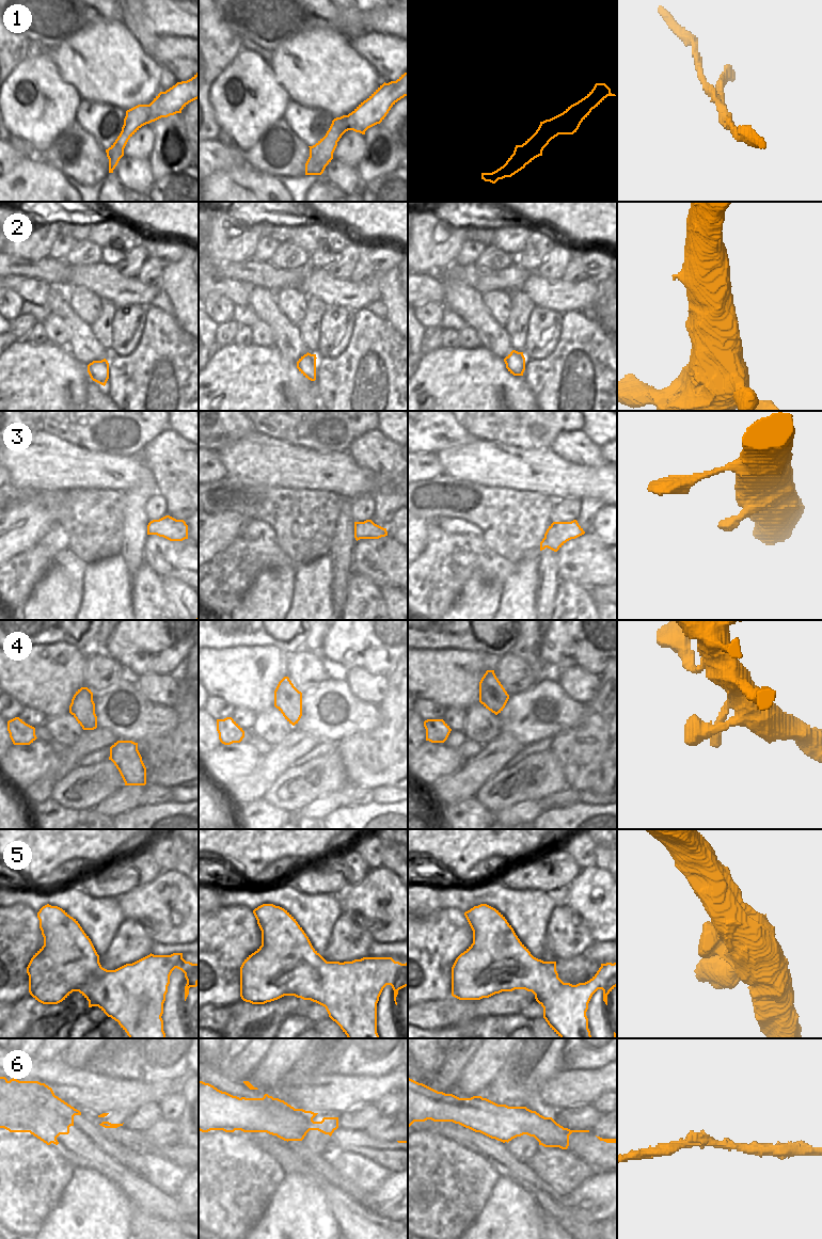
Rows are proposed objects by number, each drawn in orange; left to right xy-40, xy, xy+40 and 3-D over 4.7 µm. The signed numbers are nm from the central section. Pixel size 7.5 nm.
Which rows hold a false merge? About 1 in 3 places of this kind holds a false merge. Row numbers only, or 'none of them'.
1.

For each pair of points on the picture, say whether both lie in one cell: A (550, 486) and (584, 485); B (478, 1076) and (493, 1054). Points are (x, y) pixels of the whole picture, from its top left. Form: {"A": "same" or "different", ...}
{"A": "same", "B": "same"}

